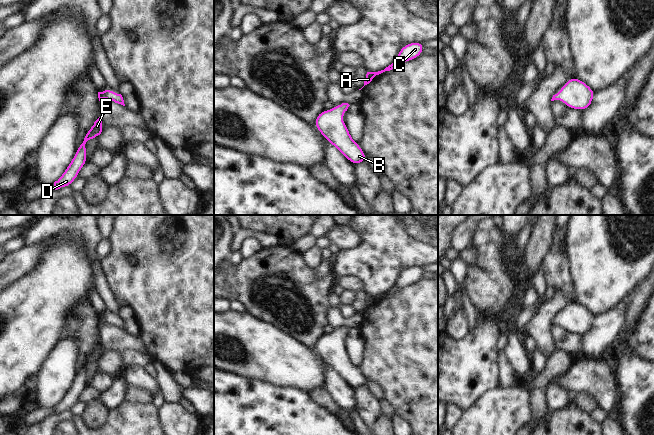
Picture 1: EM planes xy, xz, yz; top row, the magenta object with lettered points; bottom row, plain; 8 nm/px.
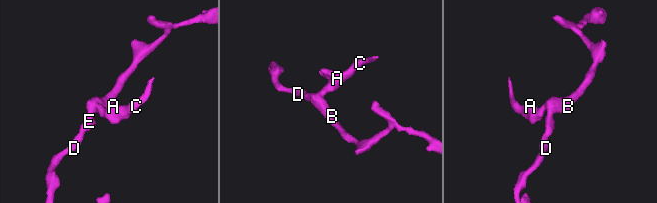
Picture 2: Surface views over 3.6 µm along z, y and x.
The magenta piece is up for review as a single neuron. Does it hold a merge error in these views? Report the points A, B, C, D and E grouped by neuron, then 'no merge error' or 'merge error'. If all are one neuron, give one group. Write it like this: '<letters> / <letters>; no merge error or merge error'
A B C D E; no merge error

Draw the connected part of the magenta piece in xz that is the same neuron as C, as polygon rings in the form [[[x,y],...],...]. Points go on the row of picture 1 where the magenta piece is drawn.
[[[412,42],[410,44],[403,46],[400,49],[395,61],[391,65],[386,67],[384,70],[378,72],[367,72],[366,79],[364,81],[364,86],[369,84],[376,75],[394,69],[397,63],[403,63],[408,62],[410,60],[414,60],[422,54],[423,49],[424,46],[422,42]]]

